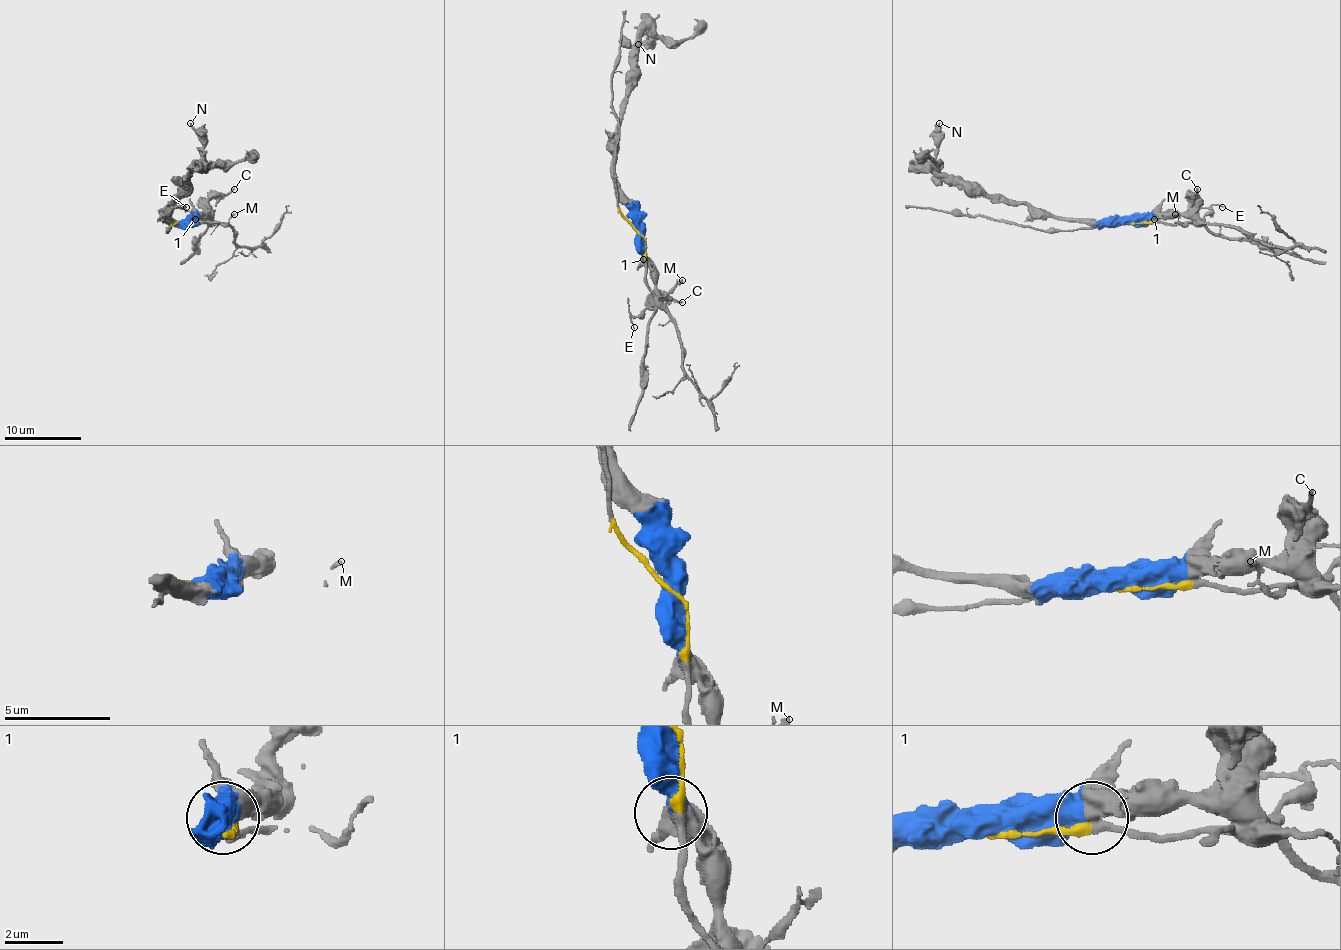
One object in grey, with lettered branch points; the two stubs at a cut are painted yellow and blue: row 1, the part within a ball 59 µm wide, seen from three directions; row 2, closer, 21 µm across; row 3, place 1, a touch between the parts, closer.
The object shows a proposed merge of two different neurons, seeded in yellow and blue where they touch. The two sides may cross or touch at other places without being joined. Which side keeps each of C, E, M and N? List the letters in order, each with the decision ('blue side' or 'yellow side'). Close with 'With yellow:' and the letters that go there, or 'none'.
C: blue side
E: yellow side
M: yellow side
N: blue side
With yellow: E, M

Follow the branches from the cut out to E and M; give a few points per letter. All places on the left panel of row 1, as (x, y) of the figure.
E: (190, 223), (206, 223), (186, 207)
M: (190, 223), (225, 225), (235, 213)

